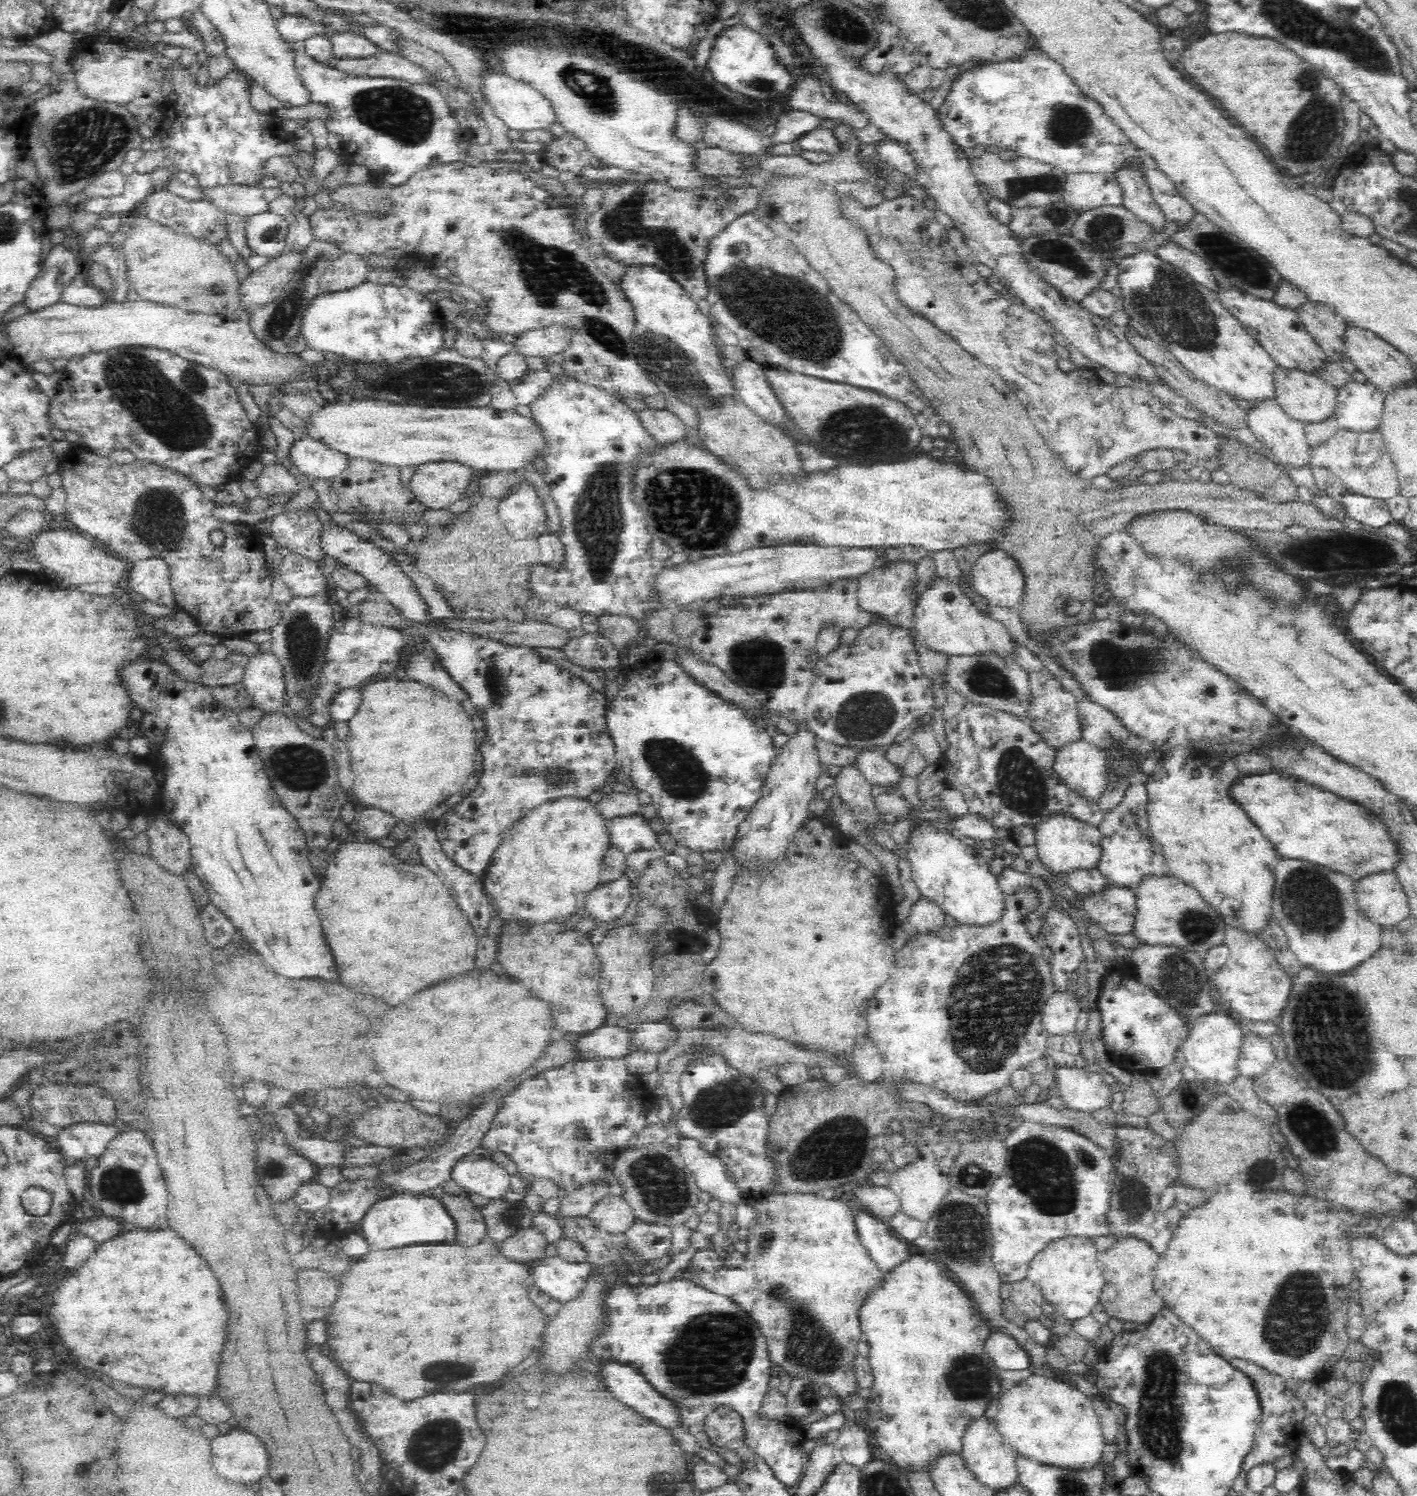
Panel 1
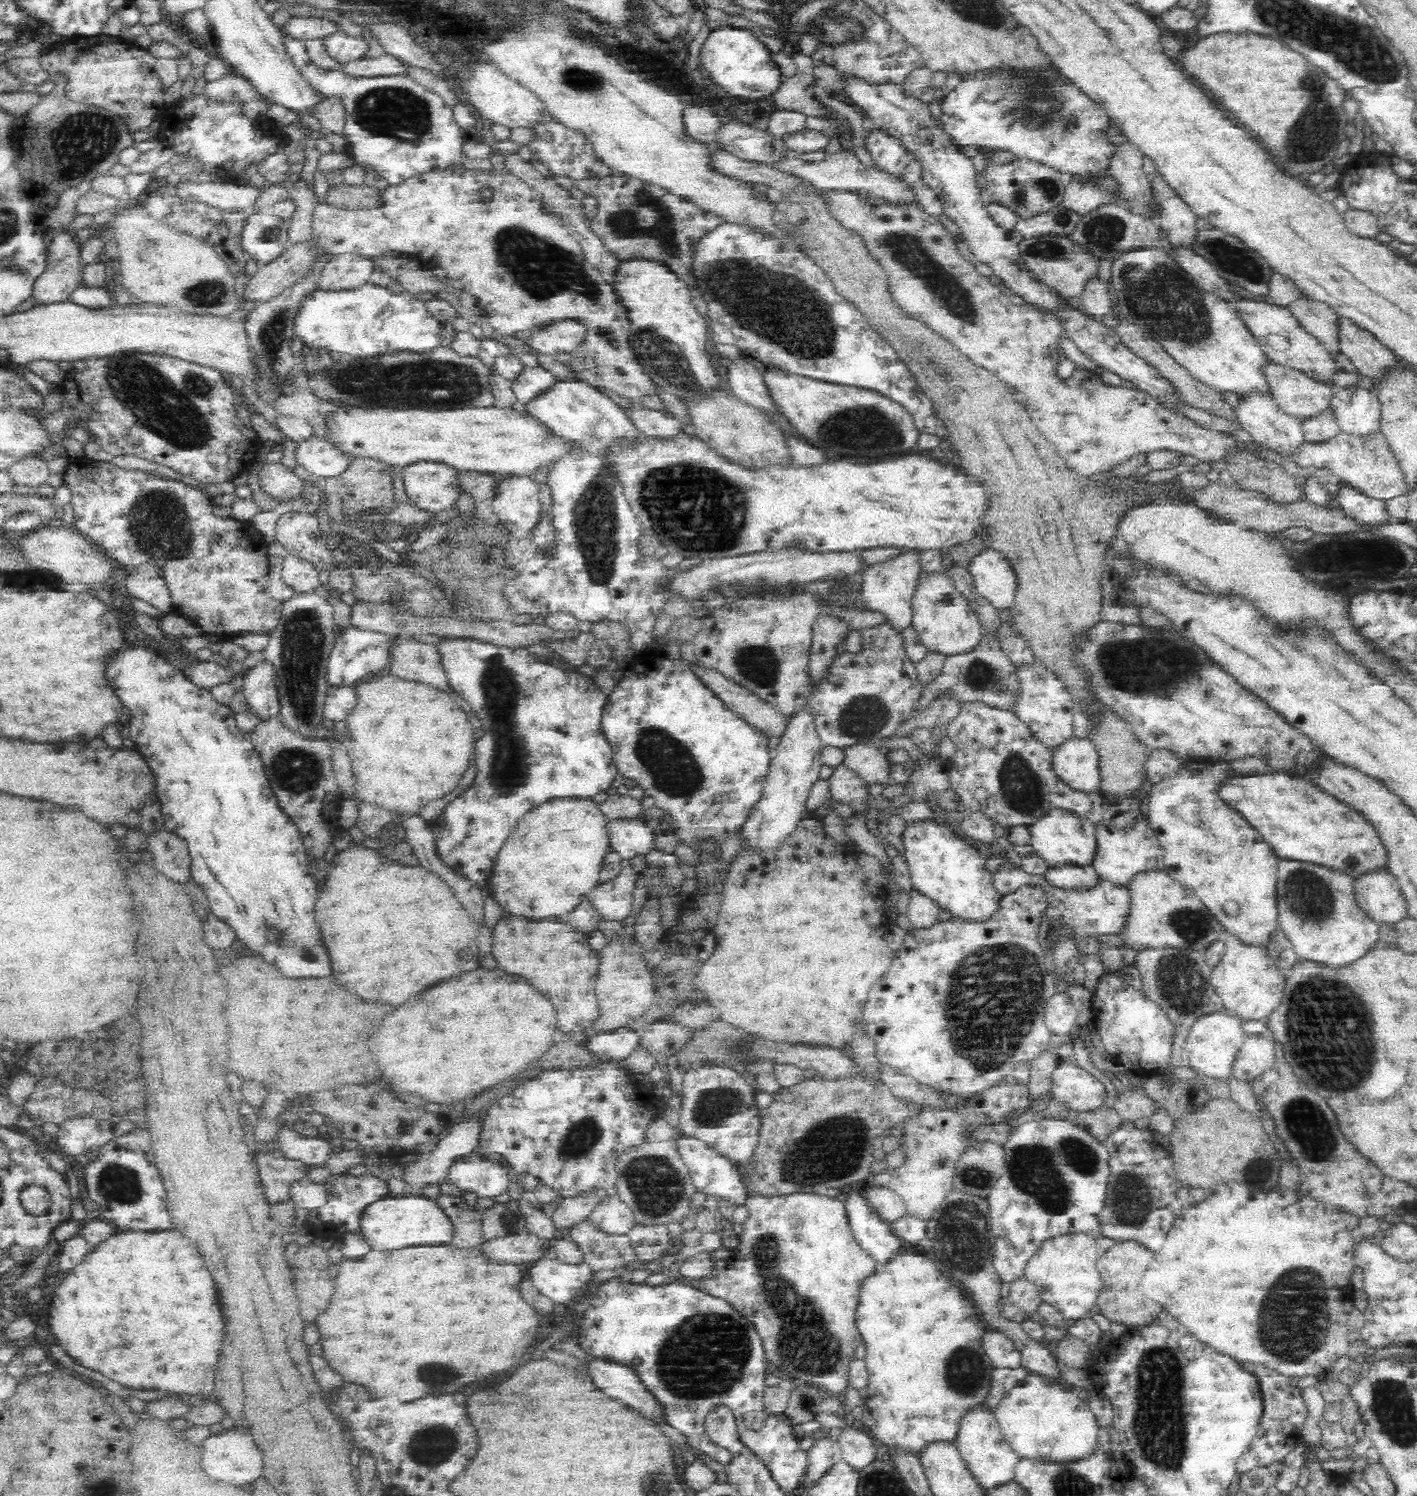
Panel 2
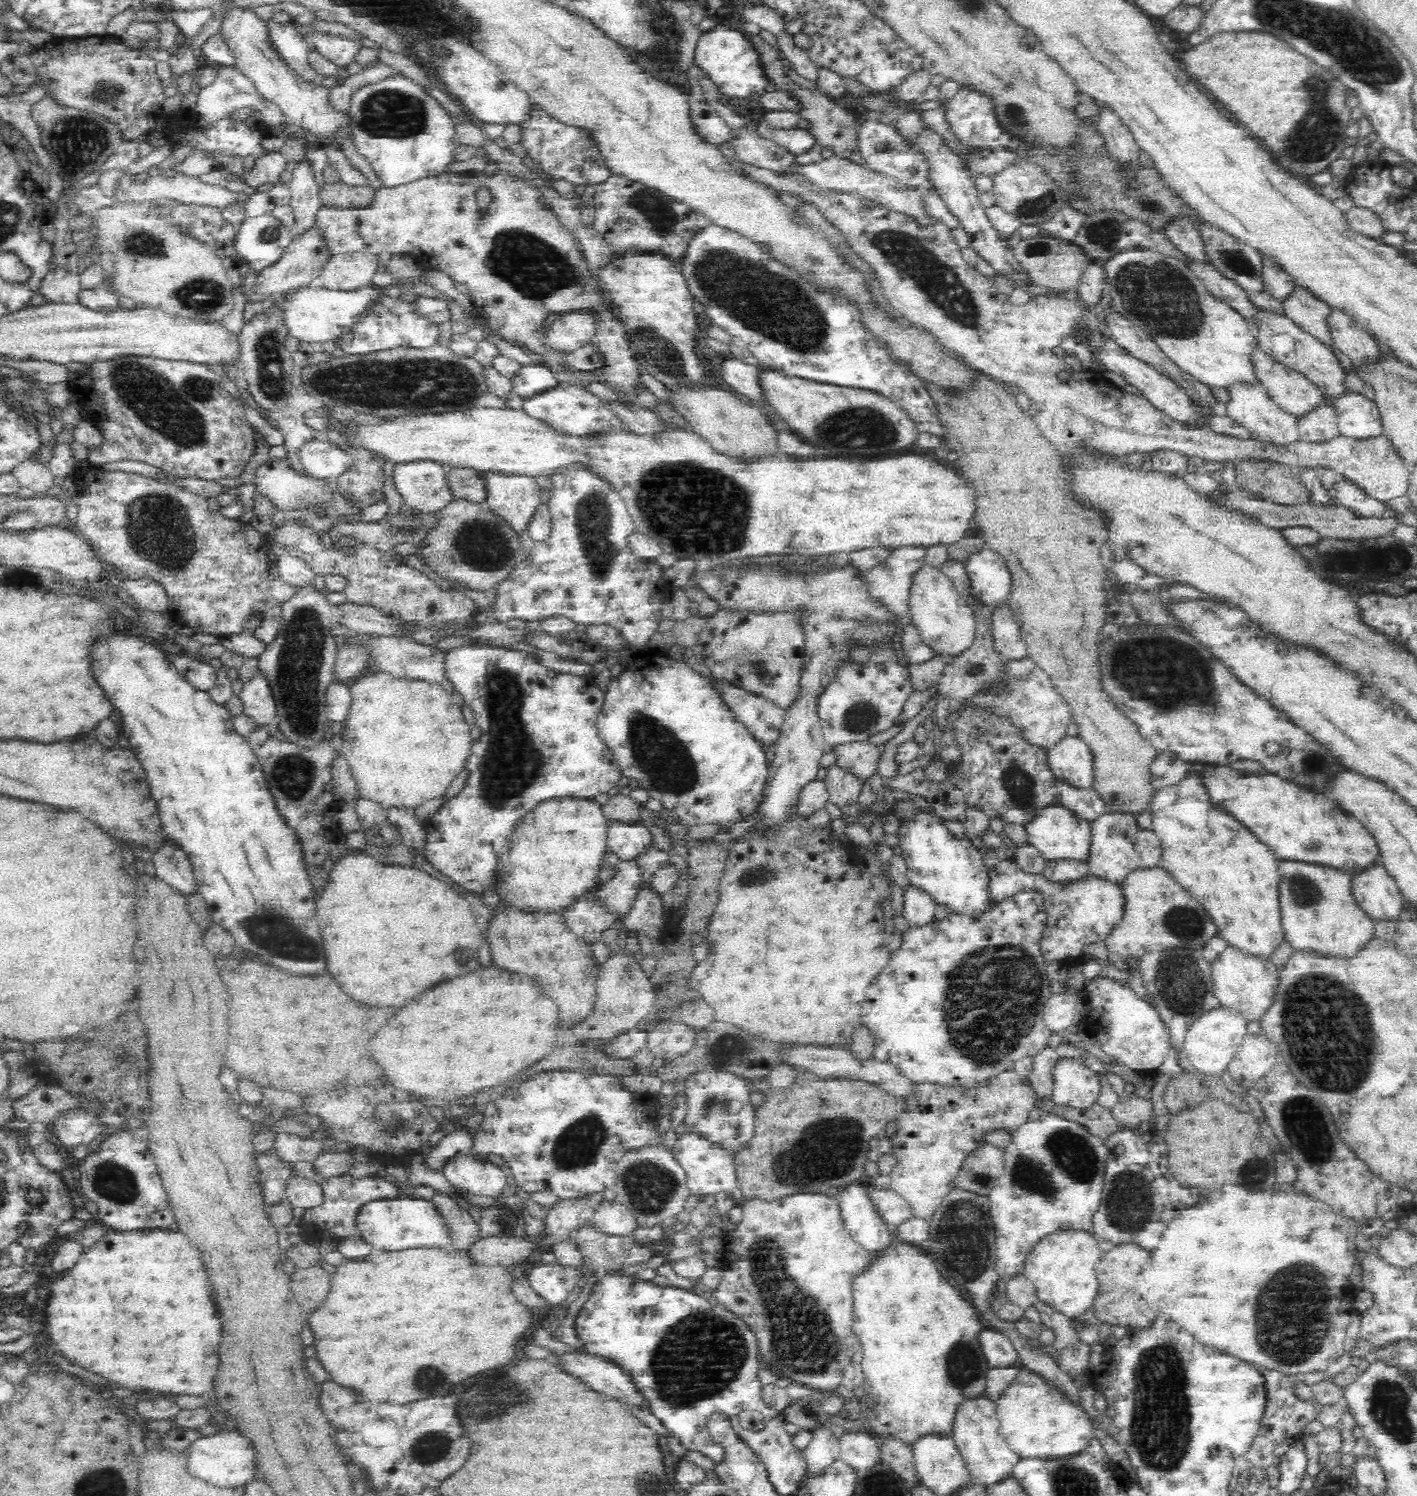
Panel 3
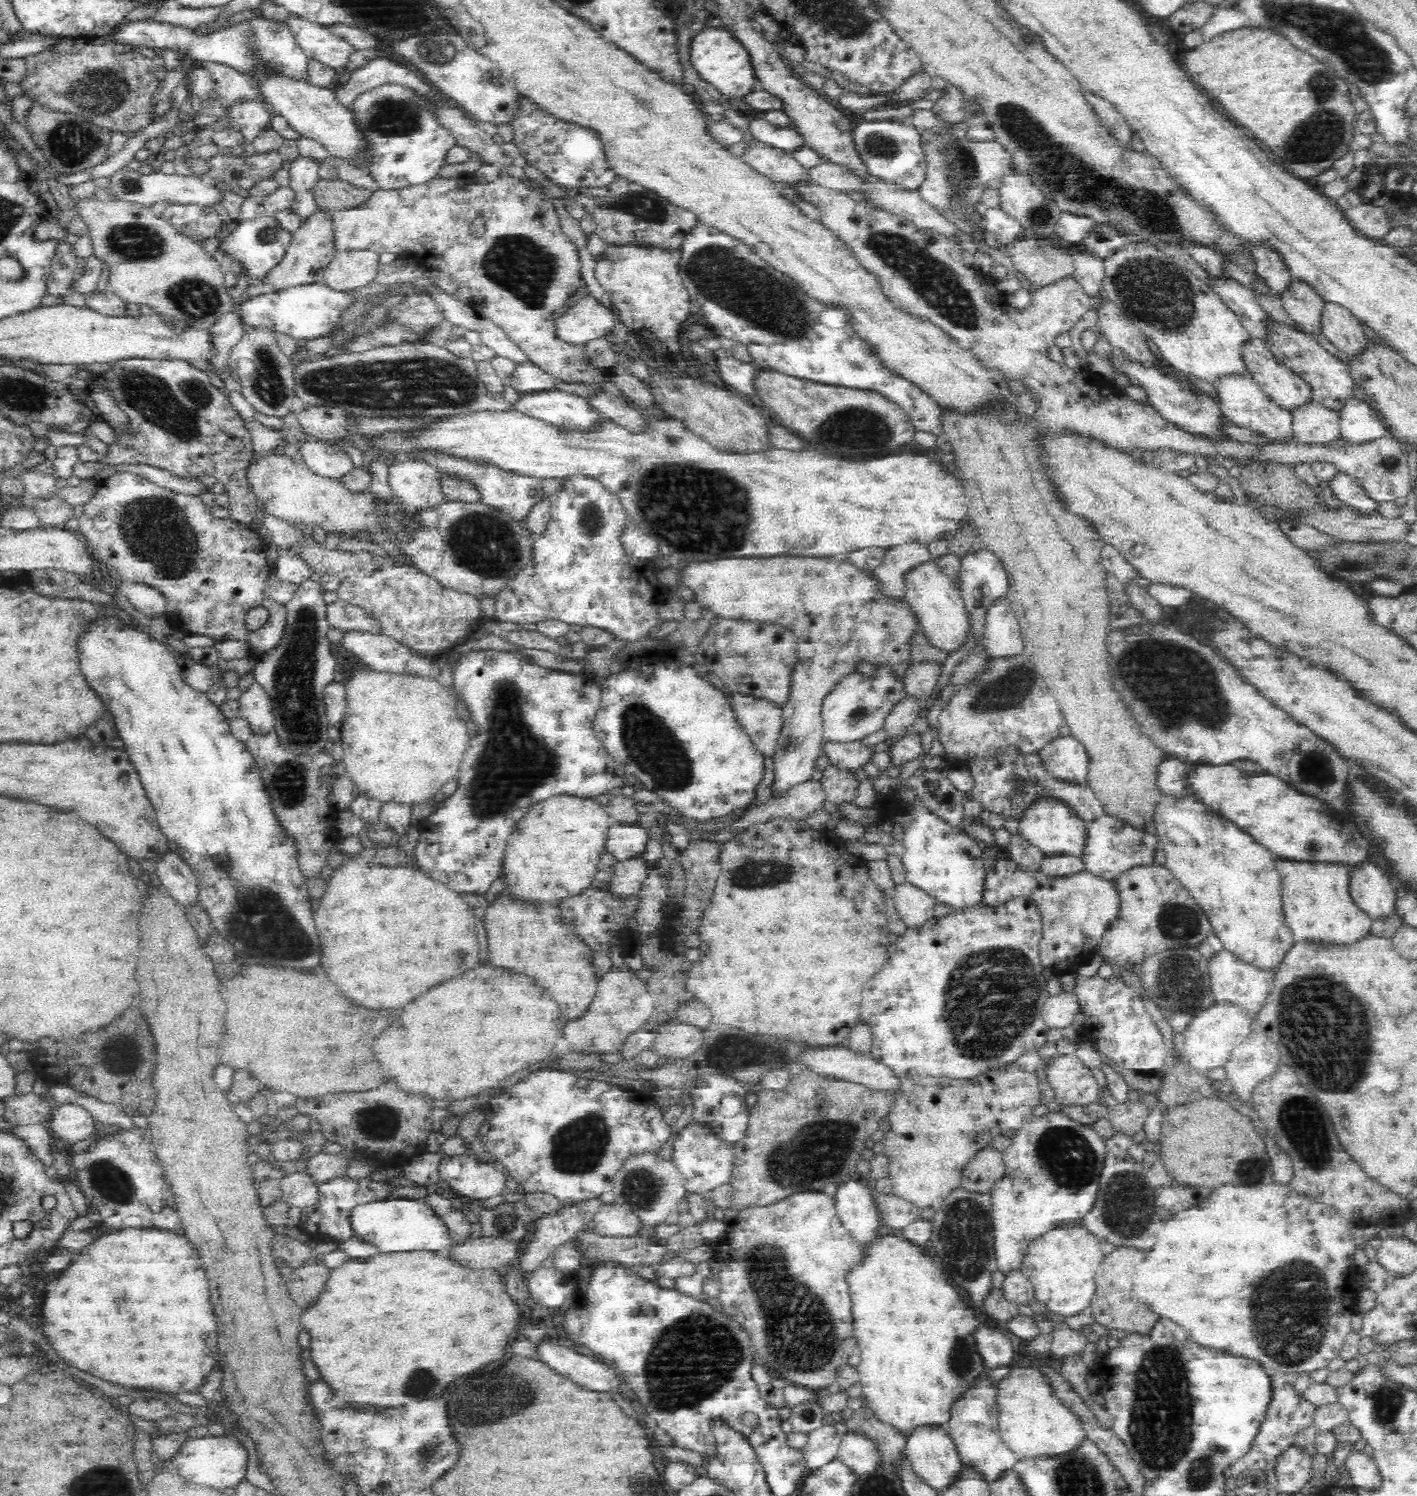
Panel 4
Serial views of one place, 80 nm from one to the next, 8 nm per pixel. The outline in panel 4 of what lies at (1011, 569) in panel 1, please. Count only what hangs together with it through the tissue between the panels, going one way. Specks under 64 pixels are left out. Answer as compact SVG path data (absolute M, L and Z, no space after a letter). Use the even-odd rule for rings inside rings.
M981 549L966 554L960 565L960 578L963 581L960 594L968 612L974 608L988 610L998 598L1007 596L1009 577L992 551Z

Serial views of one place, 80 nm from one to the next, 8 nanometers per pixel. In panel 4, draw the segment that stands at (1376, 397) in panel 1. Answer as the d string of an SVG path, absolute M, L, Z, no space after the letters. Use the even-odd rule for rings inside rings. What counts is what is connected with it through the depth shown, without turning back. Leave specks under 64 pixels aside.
M1356 397L1347 398L1339 408L1340 438L1362 444L1387 435L1387 430L1374 408Z

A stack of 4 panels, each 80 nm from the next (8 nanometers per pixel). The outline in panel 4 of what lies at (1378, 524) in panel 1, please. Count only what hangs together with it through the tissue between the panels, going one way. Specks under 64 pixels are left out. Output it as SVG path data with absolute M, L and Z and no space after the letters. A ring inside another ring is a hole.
M1337 473L1329 486L1337 500L1360 516L1377 514L1379 502L1370 498L1360 484L1347 474Z

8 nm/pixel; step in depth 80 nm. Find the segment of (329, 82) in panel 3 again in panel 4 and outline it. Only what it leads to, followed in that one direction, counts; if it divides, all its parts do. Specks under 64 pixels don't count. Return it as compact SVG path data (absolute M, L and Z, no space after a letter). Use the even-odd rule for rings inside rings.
M262 16L252 20L224 27L208 35L199 32L196 35L188 33L184 28L172 27L170 24L156 22L154 20L128 21L118 26L114 33L106 35L118 44L126 44L133 47L146 47L151 50L162 52L171 50L186 54L196 64L206 62L219 63L230 66L247 76L251 76L254 82L252 70L258 62L267 62L270 68L274 68L293 78L308 82L309 57L304 54L303 49L297 44L296 36L286 21L278 22L266 19Z

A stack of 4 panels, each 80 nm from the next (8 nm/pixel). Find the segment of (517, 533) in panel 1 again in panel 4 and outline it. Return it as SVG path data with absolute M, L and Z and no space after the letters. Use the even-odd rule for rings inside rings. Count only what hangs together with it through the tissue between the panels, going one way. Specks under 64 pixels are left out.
M418 454L420 459L437 466L442 474L454 473L456 477L462 475L464 479L470 479L476 483L480 491L480 500L484 505L508 515L516 523L522 523L533 510L536 502L543 499L545 493L542 490L540 479L536 477L522 476L516 473L507 473L495 466L480 466L471 462L460 461L459 458L444 457L442 454Z

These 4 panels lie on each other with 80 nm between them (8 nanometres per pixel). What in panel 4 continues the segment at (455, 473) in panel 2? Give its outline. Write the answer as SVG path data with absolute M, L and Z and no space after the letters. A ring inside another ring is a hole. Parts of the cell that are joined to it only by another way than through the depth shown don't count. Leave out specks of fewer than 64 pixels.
M424 459L397 460L388 466L389 488L405 508L416 512L437 508L446 502L442 472Z

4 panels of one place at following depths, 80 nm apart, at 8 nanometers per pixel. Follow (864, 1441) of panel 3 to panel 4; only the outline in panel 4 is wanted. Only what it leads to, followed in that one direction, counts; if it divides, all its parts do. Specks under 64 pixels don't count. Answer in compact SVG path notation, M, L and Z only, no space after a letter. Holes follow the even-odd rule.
M852 1432L842 1437L837 1457L858 1477L872 1472L882 1464L876 1443L864 1435Z

